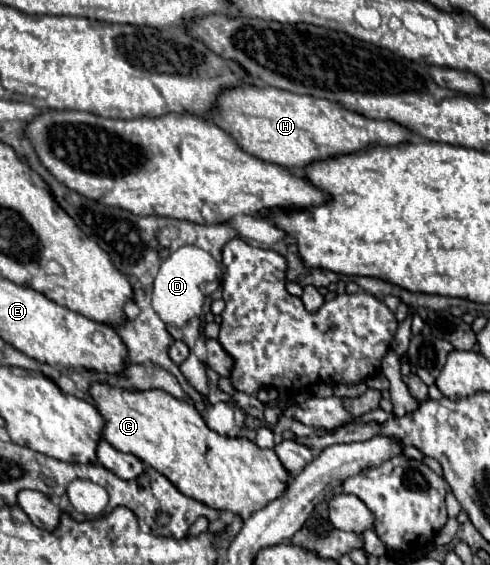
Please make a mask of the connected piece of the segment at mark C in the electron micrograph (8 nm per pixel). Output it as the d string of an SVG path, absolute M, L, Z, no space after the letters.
M93 384L89 388L91 398L97 404L99 412L105 418L105 428L103 428L103 438L117 450L135 454L149 466L153 466L157 472L161 472L165 478L171 480L185 496L195 498L209 508L215 510L229 510L243 520L249 518L249 514L255 514L265 506L265 502L273 502L285 486L289 486L289 472L277 458L277 454L269 448L259 448L253 440L249 438L231 438L217 434L211 430L197 408L185 400L177 400L171 394L163 390L147 390L147 392L127 392L119 388L111 388L107 384Z

